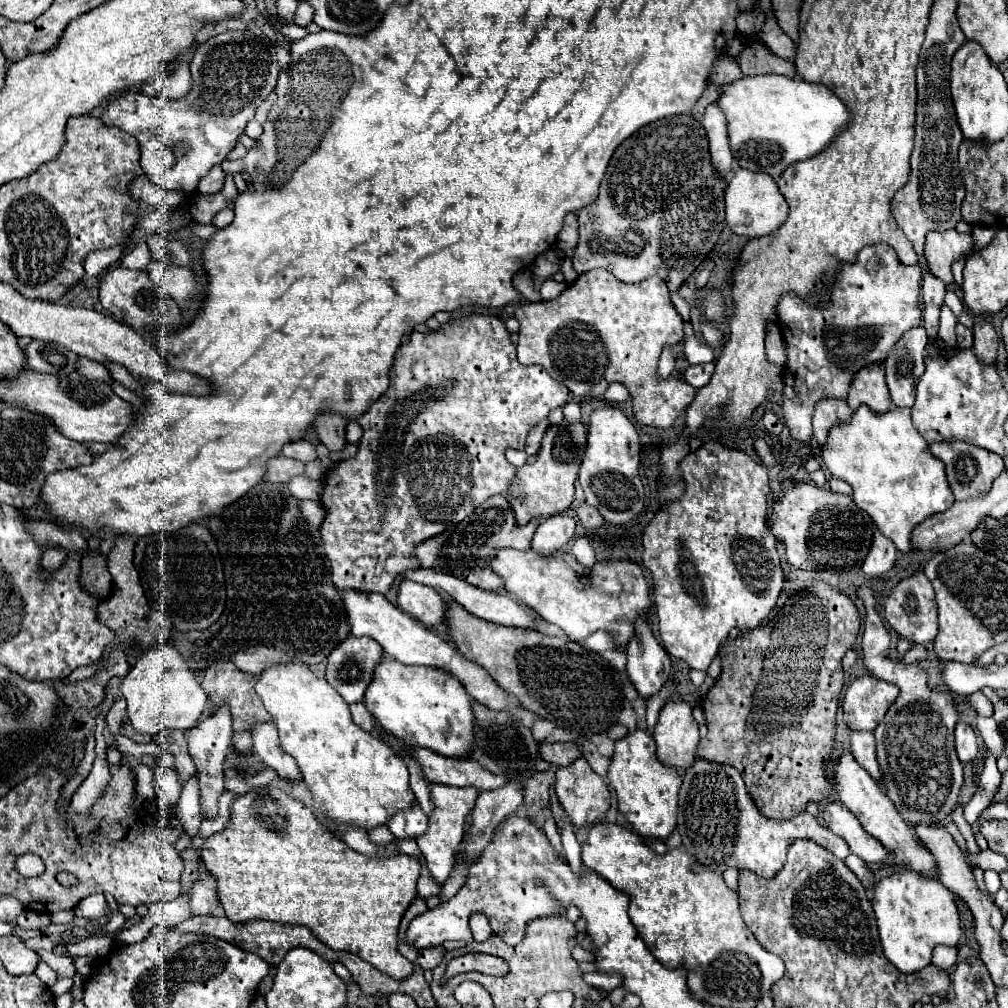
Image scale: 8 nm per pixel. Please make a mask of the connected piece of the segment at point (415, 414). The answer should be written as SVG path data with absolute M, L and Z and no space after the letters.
M474 313L474 315L464 317L462 321L444 325L444 329L440 333L430 333L430 335L412 333L410 343L402 345L396 353L396 363L390 371L390 389L376 403L372 403L372 407L362 417L356 419L360 423L360 427L364 429L364 437L358 443L358 447L360 447L358 455L338 463L338 469L332 469L332 473L326 477L326 483L324 483L322 505L326 509L326 519L320 527L320 531L322 531L322 543L326 547L326 557L330 559L330 565L332 565L334 585L340 591L354 589L354 591L364 591L364 593L386 595L390 585L394 583L394 579L404 575L406 569L420 569L418 559L414 557L416 545L420 545L422 541L426 541L430 537L436 537L438 533L446 531L450 525L456 525L462 519L466 519L488 497L504 493L516 475L516 467L512 463L508 463L508 459L506 459L506 449L524 449L530 429L534 425L538 425L542 419L546 419L552 409L566 405L566 401L568 401L566 385L554 381L546 373L546 369L542 369L542 367L530 369L530 367L524 367L518 363L516 345L510 341L510 333L506 331L504 321L498 317Z

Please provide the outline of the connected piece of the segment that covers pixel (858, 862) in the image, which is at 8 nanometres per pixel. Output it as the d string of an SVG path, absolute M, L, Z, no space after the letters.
M850 855L850 857L844 859L844 863L850 871L854 871L862 879L862 883L868 883L866 885L868 889L872 889L872 871L866 869L866 863L862 863L862 859L858 859L856 855Z

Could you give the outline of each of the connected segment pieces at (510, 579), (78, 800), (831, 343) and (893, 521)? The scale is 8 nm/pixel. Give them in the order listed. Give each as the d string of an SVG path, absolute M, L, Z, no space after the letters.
M502 549L492 561L492 569L504 579L508 593L514 593L516 597L524 599L528 607L532 607L548 623L560 627L566 633L566 637L570 637L572 641L582 641L596 631L606 631L612 635L616 649L624 651L628 643L636 637L634 631L636 619L648 621L648 613L652 607L652 597L650 597L652 587L648 585L646 571L634 561L602 561L596 563L592 569L584 569L574 561L570 553L562 553L562 551L550 557L538 557L538 553L534 553L532 549L530 551Z
M98 715L95 726L95 753L92 771L90 771L88 777L84 779L84 783L78 787L78 791L74 793L72 797L72 809L80 815L80 817L88 817L94 803L100 799L100 795L104 793L104 789L108 787L110 783L110 769L105 754L107 747L105 738L102 737L106 729L106 721L104 721L104 715Z
M878 243L864 247L854 265L838 271L830 303L824 309L812 309L794 293L780 297L778 323L788 353L784 375L792 379L792 385L784 385L782 413L792 439L808 443L812 439L816 401L826 397L846 399L854 373L870 363L882 363L898 337L922 323L918 307L920 283L920 265L902 265L890 245Z
M860 407L852 419L846 425L836 425L830 431L830 439L824 445L822 461L826 469L834 475L844 479L852 489L854 489L854 503L864 509L876 523L878 531L892 539L898 551L910 553L912 547L912 529L922 523L926 517L944 513L954 505L954 495L950 493L950 485L944 475L944 465L940 459L934 459L926 439L920 437L916 427L912 425L910 419L910 409L908 407L894 407L888 413L872 413L868 407Z

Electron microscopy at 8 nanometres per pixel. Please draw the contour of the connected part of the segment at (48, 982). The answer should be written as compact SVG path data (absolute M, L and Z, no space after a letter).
M40 961L38 963L38 967L36 967L36 971L34 971L40 980L46 985L48 988L51 987L57 980L57 974L53 971L44 961Z

